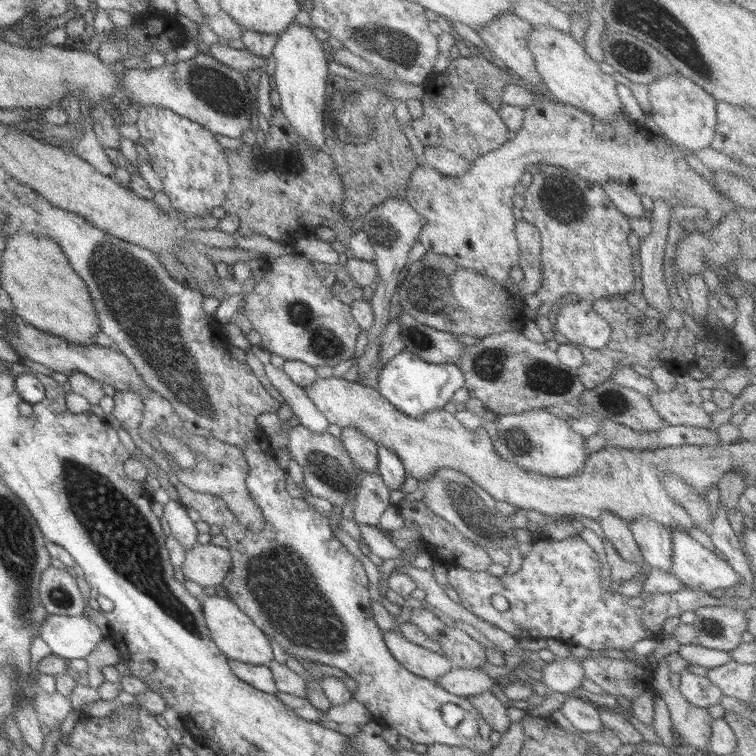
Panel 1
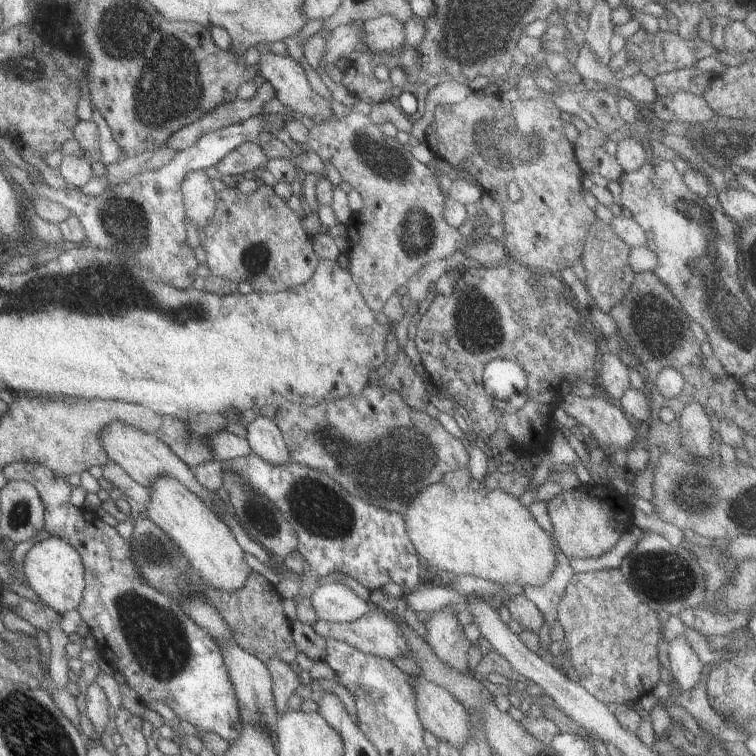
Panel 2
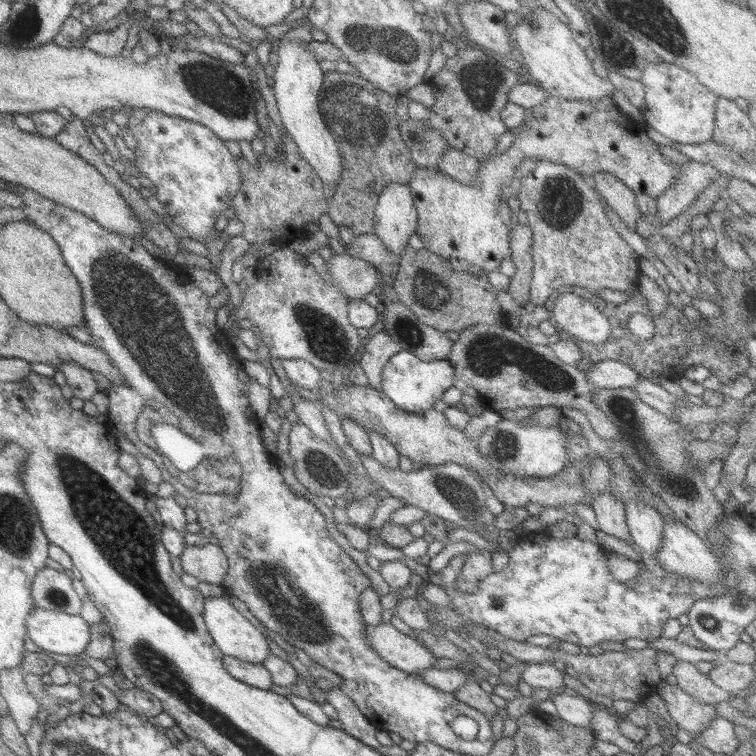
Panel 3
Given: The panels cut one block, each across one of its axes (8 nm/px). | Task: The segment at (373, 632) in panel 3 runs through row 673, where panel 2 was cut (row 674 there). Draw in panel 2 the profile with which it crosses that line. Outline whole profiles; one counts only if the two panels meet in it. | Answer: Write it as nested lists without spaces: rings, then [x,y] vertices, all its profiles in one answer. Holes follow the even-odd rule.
[[[422,673],[417,676],[416,674],[408,674],[408,678],[412,682],[412,690],[414,690],[414,696],[416,696],[416,712],[418,712],[418,718],[422,722],[422,726],[438,740],[448,742],[450,746],[460,750],[462,744],[468,740],[470,730],[472,730],[468,711],[458,700],[454,700],[454,696],[444,686],[438,686],[438,684],[430,682],[428,678],[424,678]]]

